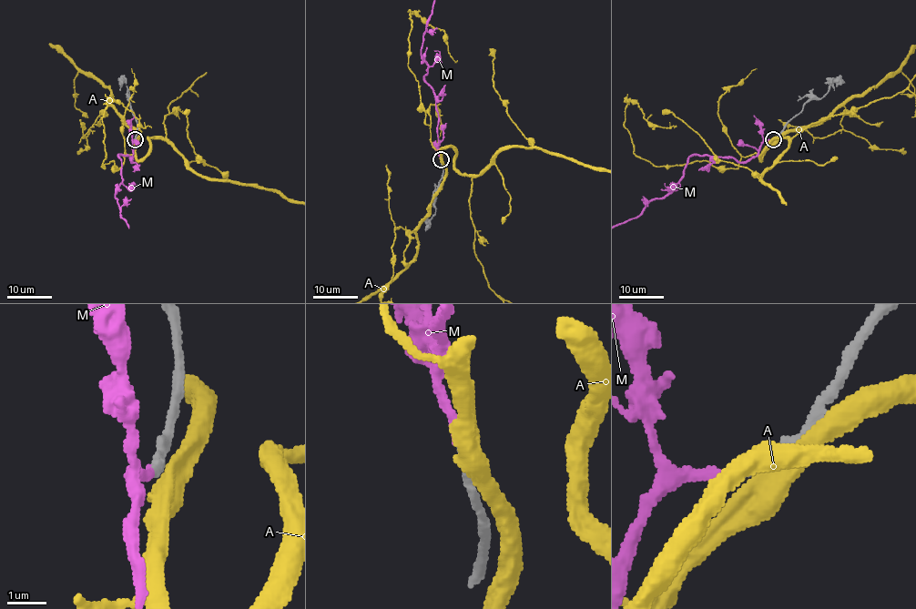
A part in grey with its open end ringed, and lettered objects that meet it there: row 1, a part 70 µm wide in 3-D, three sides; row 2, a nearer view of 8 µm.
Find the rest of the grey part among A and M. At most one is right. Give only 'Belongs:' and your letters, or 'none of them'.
Belongs: M

